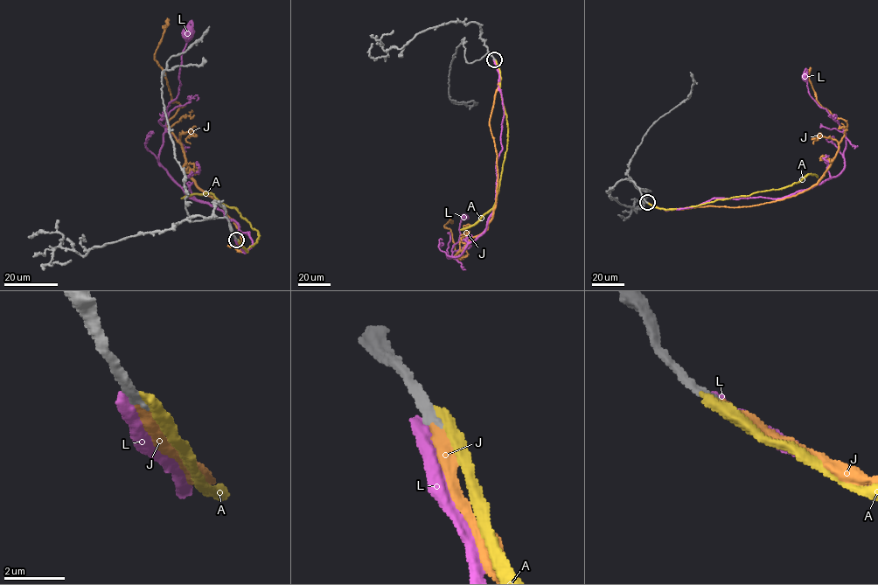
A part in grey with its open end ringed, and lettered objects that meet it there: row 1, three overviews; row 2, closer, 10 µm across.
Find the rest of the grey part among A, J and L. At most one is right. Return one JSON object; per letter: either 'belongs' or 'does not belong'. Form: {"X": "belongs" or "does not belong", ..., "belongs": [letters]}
{"A": "does not belong", "J": "belongs", "L": "does not belong", "belongs": ["J"]}

